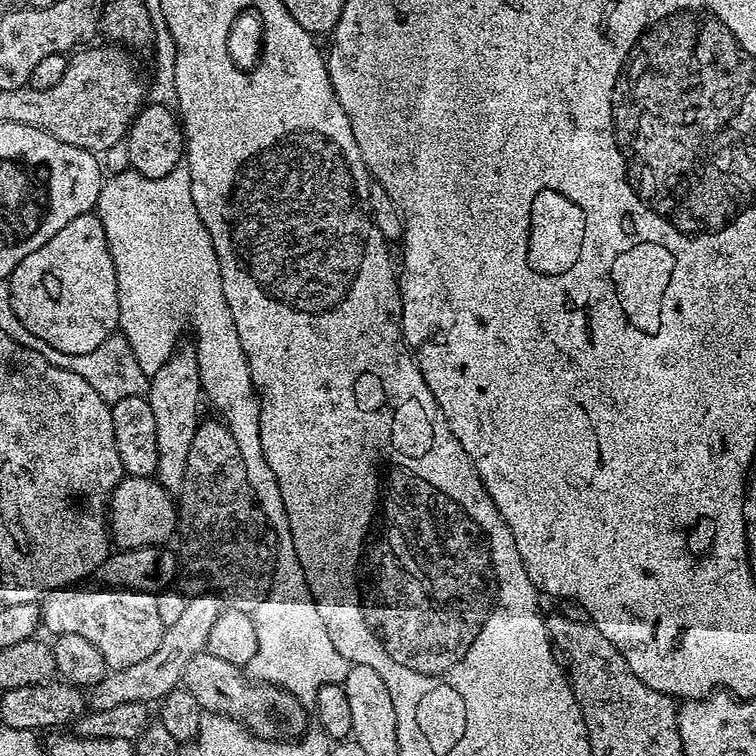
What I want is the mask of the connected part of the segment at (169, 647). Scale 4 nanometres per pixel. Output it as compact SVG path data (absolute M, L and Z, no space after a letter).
M215 594L188 596L183 615L179 616L175 624L164 629L162 642L158 642L158 650L154 650L150 658L145 658L135 666L109 671L108 675L102 678L102 682L87 689L87 707L91 710L111 710L114 706L122 706L125 702L151 705L153 702L163 700L170 690L181 687L190 658L207 649L210 630L214 627L214 622L218 622L221 611L221 597Z

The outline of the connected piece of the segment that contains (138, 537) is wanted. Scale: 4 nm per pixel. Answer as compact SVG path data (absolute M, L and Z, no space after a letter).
M129 476L118 482L110 501L110 536L117 549L163 545L178 528L178 504L173 493L147 476Z

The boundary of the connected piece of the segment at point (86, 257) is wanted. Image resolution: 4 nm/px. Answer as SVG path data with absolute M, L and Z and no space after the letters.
M99 216L74 218L34 254L26 254L12 271L10 299L18 322L65 354L89 353L113 336L120 323L118 282Z

